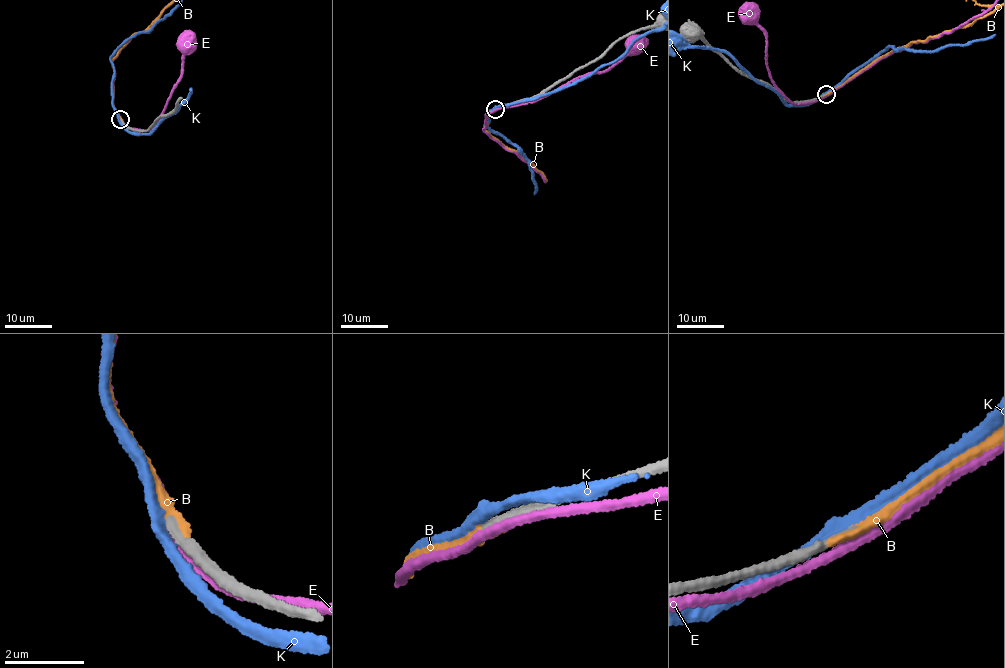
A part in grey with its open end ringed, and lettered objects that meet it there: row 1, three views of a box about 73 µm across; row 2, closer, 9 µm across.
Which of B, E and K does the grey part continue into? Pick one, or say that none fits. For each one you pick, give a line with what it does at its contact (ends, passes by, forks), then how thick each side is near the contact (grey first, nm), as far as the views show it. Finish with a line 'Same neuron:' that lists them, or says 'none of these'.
B: it ends there; 280 nm thick on the grey side, 240 nm on the other
Same neuron: B

